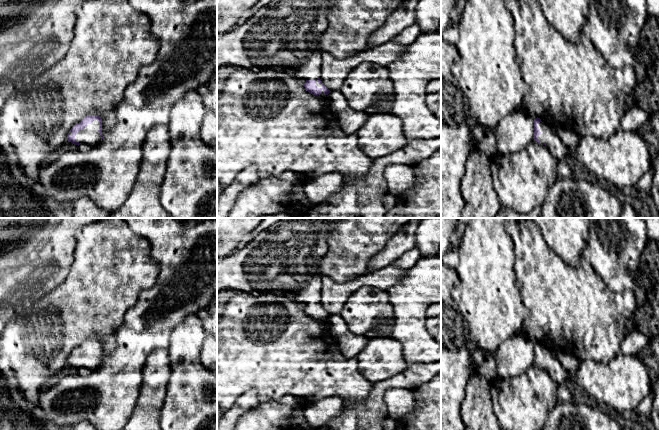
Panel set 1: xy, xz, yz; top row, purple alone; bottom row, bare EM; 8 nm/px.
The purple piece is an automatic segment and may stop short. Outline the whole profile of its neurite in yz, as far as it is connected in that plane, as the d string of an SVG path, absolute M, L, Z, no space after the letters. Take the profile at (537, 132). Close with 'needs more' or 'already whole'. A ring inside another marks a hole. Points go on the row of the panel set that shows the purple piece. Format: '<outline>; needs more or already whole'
M538 117L534 120L533 139L538 143L545 144L558 161L568 161L575 164L573 161L575 153L563 144L551 125L543 123Z; needs more

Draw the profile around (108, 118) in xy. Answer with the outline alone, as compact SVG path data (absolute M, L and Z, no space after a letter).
M115 111L104 112L100 115L100 118L102 119L102 135L104 136L117 122Z

